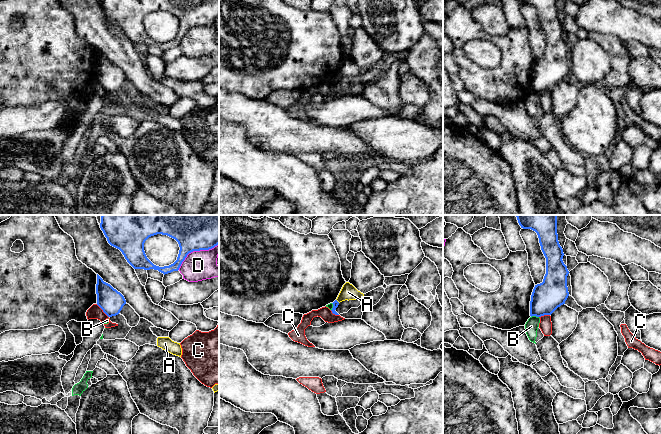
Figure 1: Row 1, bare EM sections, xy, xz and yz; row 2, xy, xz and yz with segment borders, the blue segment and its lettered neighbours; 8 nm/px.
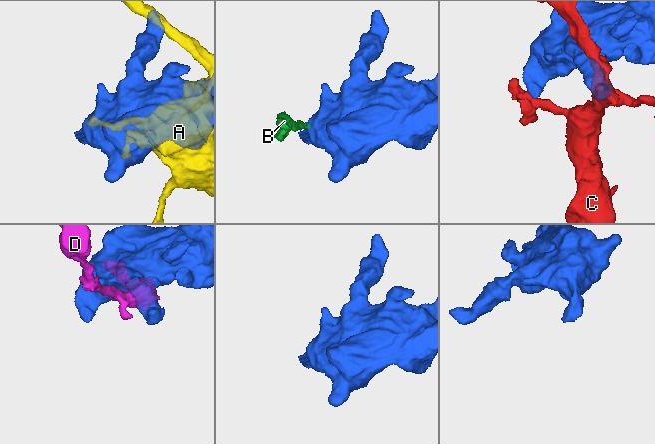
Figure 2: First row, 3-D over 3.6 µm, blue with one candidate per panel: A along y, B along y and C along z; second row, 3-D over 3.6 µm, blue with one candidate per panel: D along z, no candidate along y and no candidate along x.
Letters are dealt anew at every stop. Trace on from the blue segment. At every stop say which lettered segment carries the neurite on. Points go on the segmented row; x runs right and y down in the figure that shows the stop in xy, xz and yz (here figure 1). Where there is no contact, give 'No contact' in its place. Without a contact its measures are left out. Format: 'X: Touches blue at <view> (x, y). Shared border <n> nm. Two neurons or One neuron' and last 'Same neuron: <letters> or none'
A: Touches blue at xz (337, 301). Shared border 40 nm. Two neurons
B: Touches blue at yz (534, 315). Shared border 60 nm. Two neurons
C: Touches blue at xy (103, 311). Shared border 150 nm. Two neurons
D: Touches blue at xy (195, 250). Shared border 380 nm. Two neurons
Same neuron: none

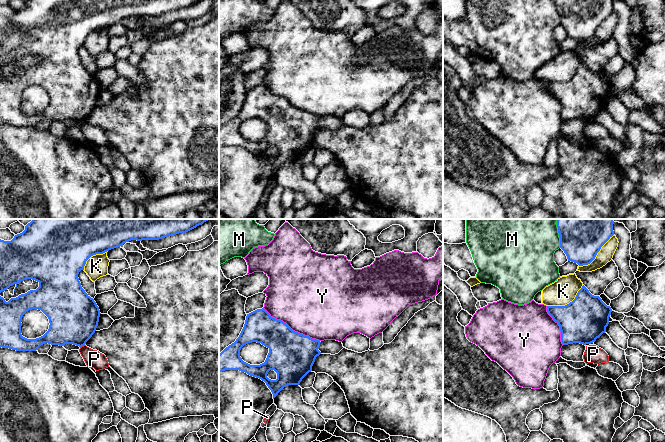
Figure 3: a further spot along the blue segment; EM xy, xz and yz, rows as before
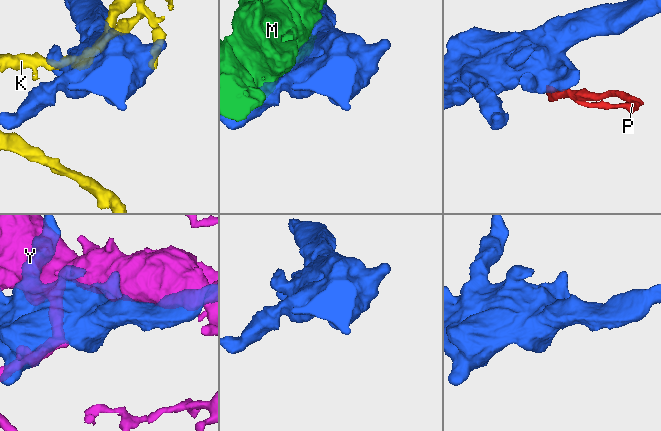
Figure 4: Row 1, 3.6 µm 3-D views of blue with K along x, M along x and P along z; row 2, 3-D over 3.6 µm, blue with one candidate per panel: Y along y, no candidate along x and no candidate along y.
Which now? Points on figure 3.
K: Touches blue at yz (567, 304). Shared border 340 nm. Two neurons
M: Touches blue at yz (558, 232). Shared border 240 nm. Two neurons
P: Touches blue at xy (82, 345). Shared border 50 nm. Two neurons
Y: Touches blue at xz (290, 328). Shared border 550 nm. Two neurons
Same neuron: none

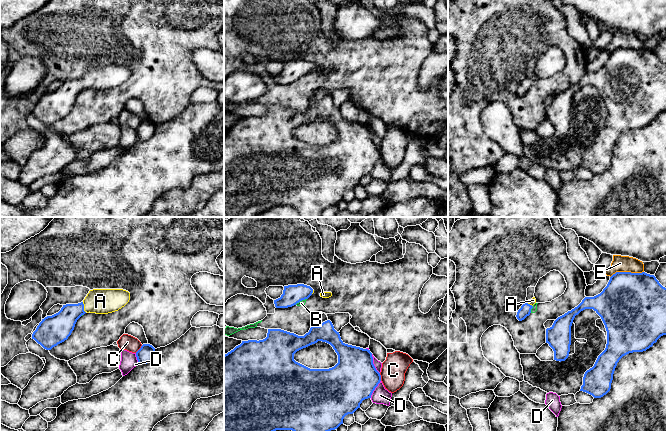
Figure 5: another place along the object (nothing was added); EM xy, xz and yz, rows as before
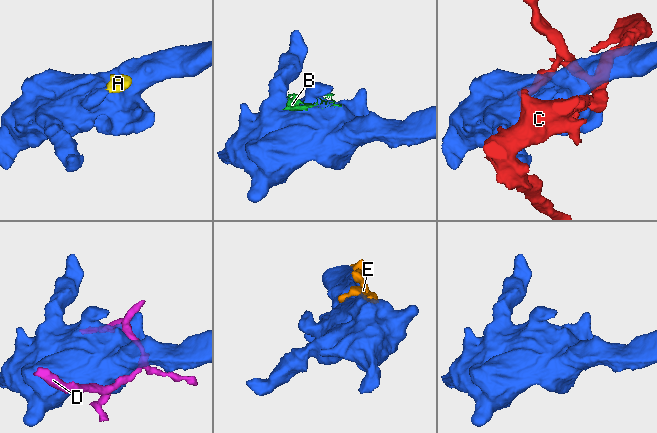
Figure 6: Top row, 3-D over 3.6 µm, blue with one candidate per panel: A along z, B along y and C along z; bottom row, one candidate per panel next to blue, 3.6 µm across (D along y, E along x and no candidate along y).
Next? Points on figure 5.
A: Touches blue at xy (83, 307). Shared border 90 nm. One neuron
B: Touches blue at xz (300, 300). Shared border 110 nm. Two neurons
C: Touches blue at xy (139, 349). Shared border 90 nm. Two neurons
D: Touches blue at xz (373, 364). Shared border 170 nm. Two neurons
E: Touches blue at yz (626, 272). Shared border 280 nm. Two neurons
Same neuron: A

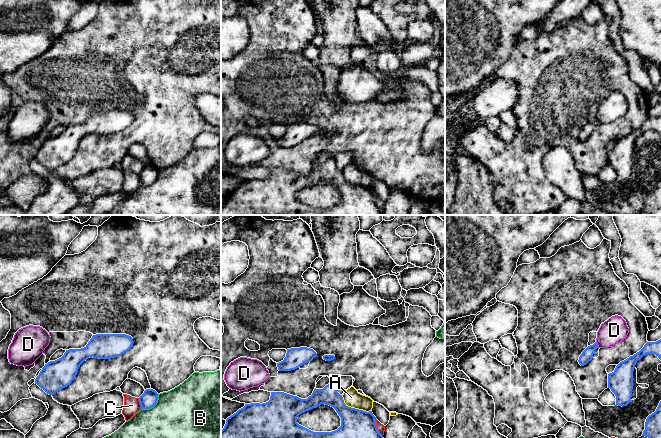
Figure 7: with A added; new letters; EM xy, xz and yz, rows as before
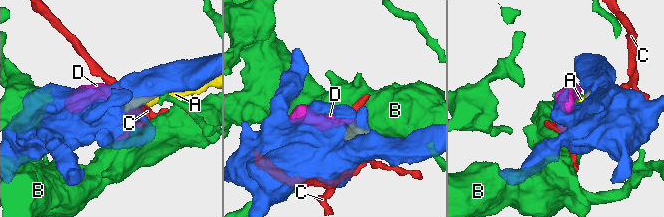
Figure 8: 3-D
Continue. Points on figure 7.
A: Touches blue at xz (353, 408). Shared border 260 nm. Two neurons
B: Touches blue at xy (153, 406). Shared border 180 nm. Two neurons
C: Touches blue at xy (140, 403). Shared border 90 nm. Two neurons
D: Touches blue at yz (597, 344). Shared border 60 nm. One neuron
Same neuron: D

